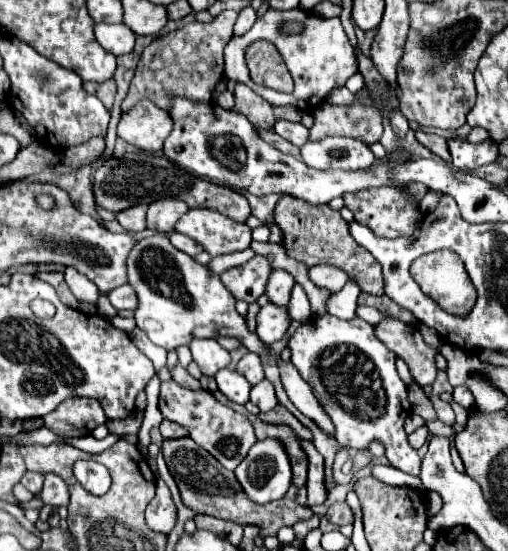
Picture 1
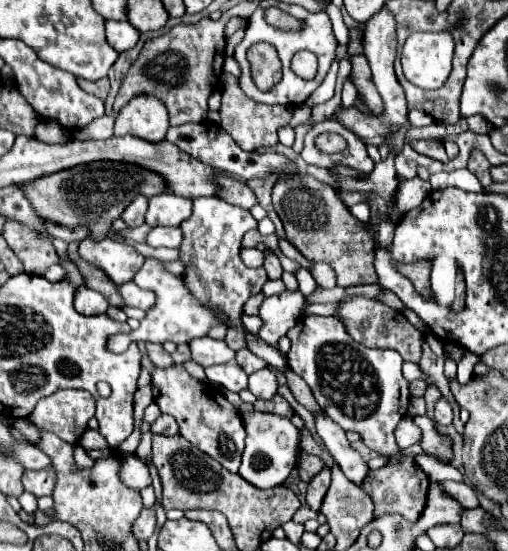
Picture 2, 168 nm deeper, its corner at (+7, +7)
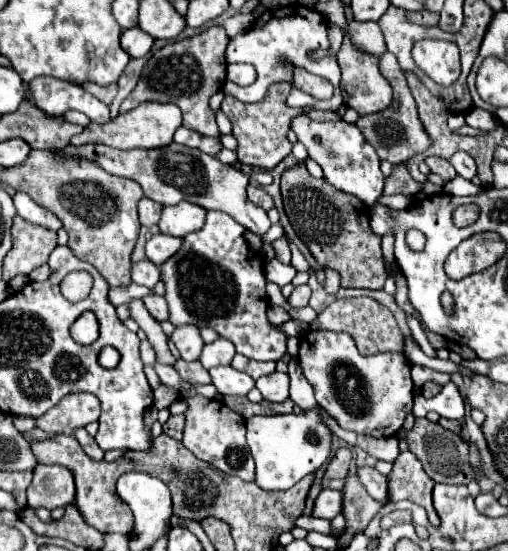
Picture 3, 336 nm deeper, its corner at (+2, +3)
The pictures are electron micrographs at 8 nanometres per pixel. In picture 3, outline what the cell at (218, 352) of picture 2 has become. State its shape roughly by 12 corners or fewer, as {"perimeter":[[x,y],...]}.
{"perimeter":[[226,338],[204,346],[204,368],[230,364],[236,350]]}

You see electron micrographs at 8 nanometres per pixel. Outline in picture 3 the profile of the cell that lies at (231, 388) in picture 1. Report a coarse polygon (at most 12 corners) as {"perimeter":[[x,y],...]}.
{"perimeter":[[232,366],[210,370],[222,396],[246,396],[254,380]]}

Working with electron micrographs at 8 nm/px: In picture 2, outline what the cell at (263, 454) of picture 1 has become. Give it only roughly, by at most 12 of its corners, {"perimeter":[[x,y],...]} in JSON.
{"perimeter":[[243,414],[239,474],[257,488],[281,486],[301,450],[285,416]]}

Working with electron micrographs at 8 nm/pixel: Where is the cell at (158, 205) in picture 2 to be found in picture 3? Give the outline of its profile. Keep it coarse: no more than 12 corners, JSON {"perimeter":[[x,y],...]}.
{"perimeter":[[190,202],[162,208],[160,232],[186,236],[200,230],[204,208]]}

